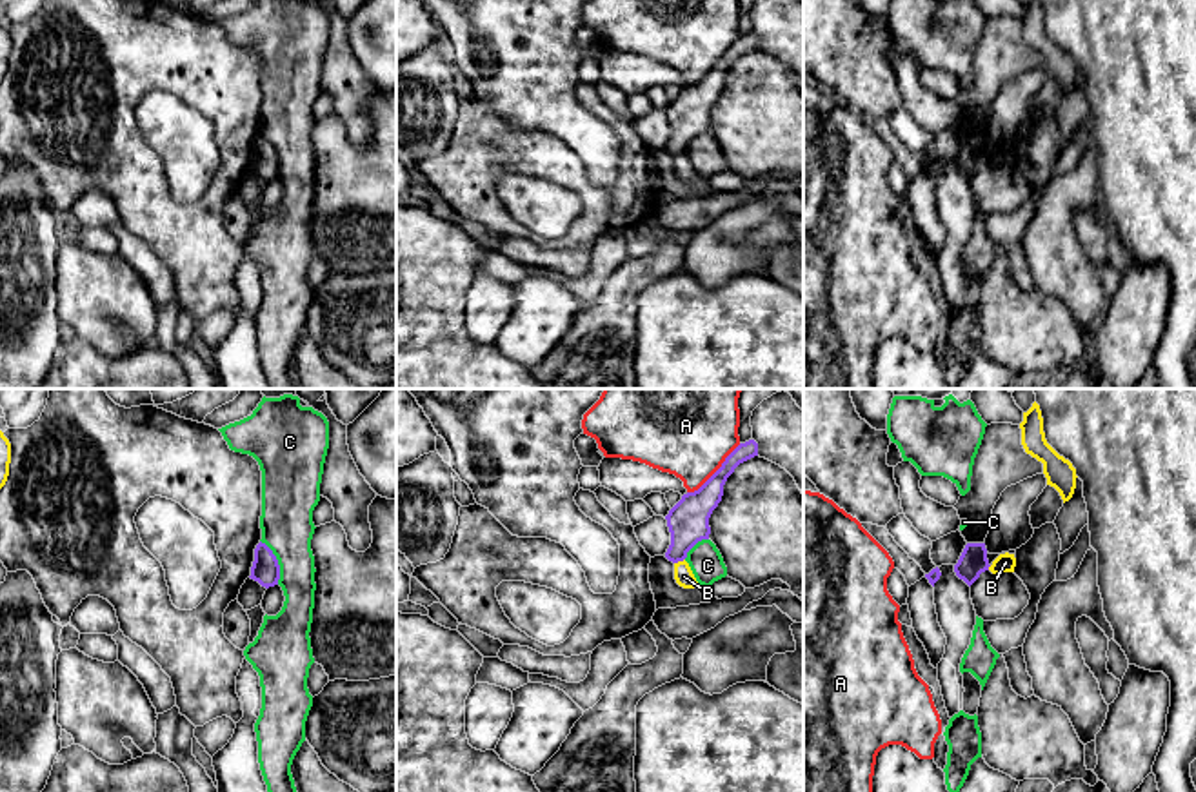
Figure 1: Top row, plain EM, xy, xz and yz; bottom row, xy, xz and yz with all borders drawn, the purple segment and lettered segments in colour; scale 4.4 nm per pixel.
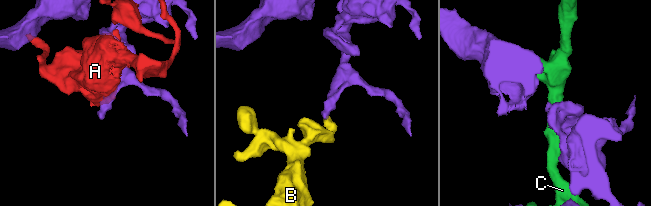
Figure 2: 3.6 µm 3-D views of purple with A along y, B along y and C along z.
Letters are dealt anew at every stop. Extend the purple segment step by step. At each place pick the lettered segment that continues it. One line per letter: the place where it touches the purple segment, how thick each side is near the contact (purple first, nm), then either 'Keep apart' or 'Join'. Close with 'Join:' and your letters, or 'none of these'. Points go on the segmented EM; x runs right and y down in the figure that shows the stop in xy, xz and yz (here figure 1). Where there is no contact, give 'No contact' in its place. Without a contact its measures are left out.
A: Touches purple at xz (717, 471). Thickness 180 nm (purple) against 460 nm. Keep apart
B: Touches purple at xz (678, 560). Thickness 180 nm (purple) against 90 nm. Keep apart
C: Touches purple at xy (277, 562). Thickness 120 nm (purple) against 240 nm. Keep apart
Join: none of these

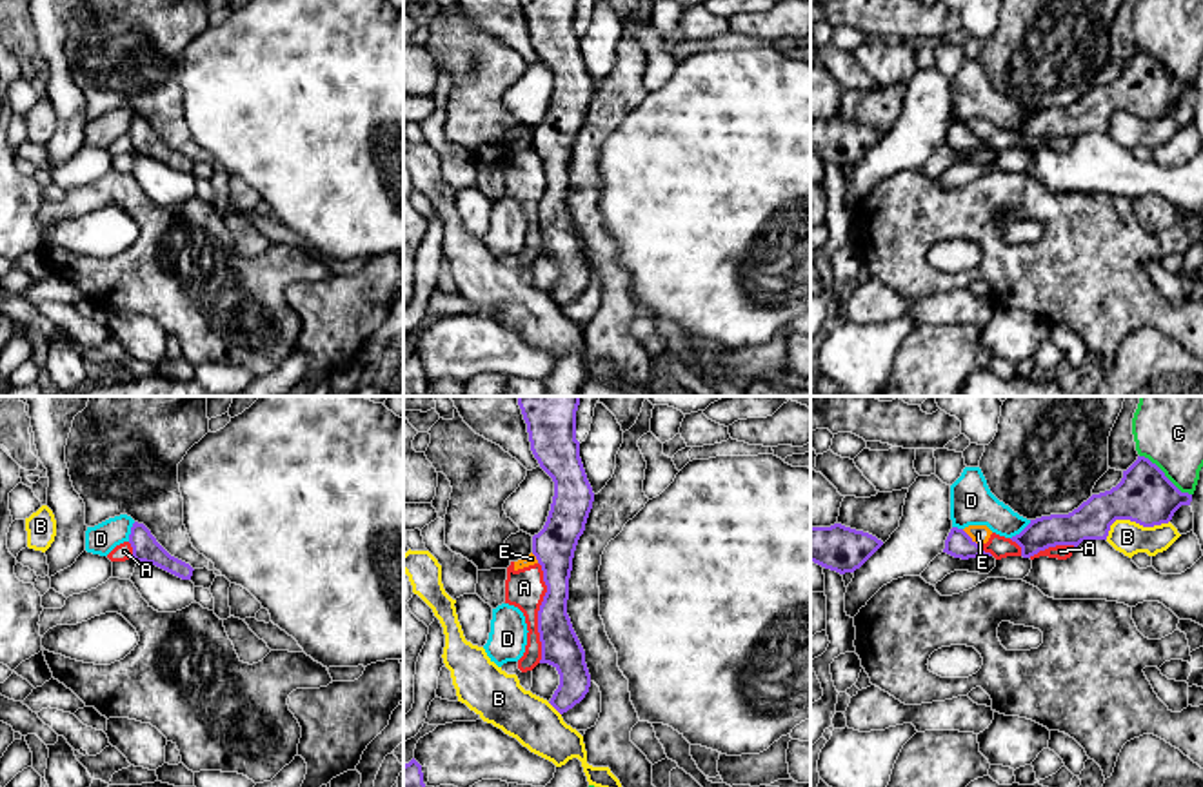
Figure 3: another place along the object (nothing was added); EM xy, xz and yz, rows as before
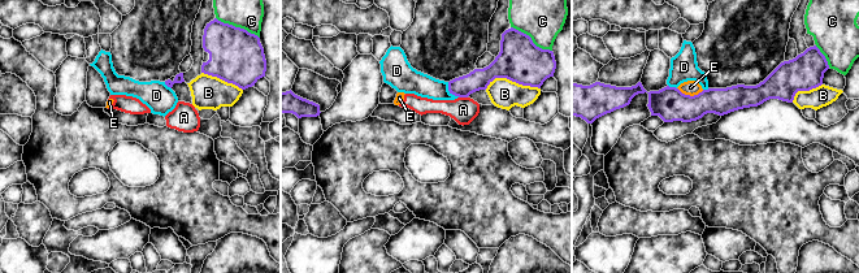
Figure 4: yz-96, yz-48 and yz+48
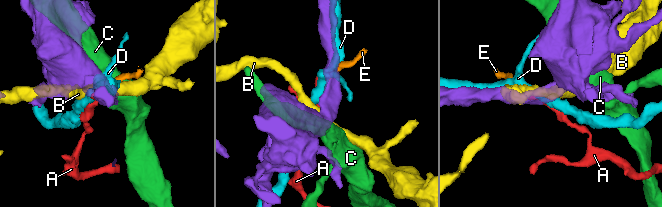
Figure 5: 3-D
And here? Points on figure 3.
A: Touches purple at xz (538, 613). Thickness 180 nm (purple) against 170 nm. Keep apart
B: Touches purple at yz (1133, 520). Thickness 240 nm (purple) against 150 nm. Keep apart
C: Touches purple at yz (1163, 475). Thickness 240 nm (purple) against 320 nm. Keep apart
D: Touches purple at yz (1022, 531). Thickness 140 nm (purple) against 190 nm. Keep apart
E: Touches purple at yz (969, 537). Thickness 120 nm (purple) against 80 nm. Keep apart
Join: none of these

